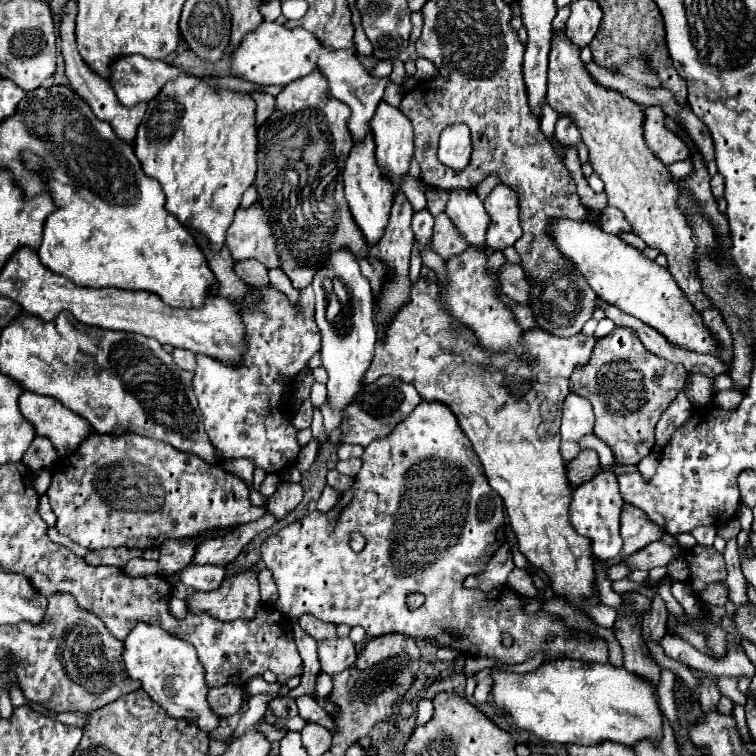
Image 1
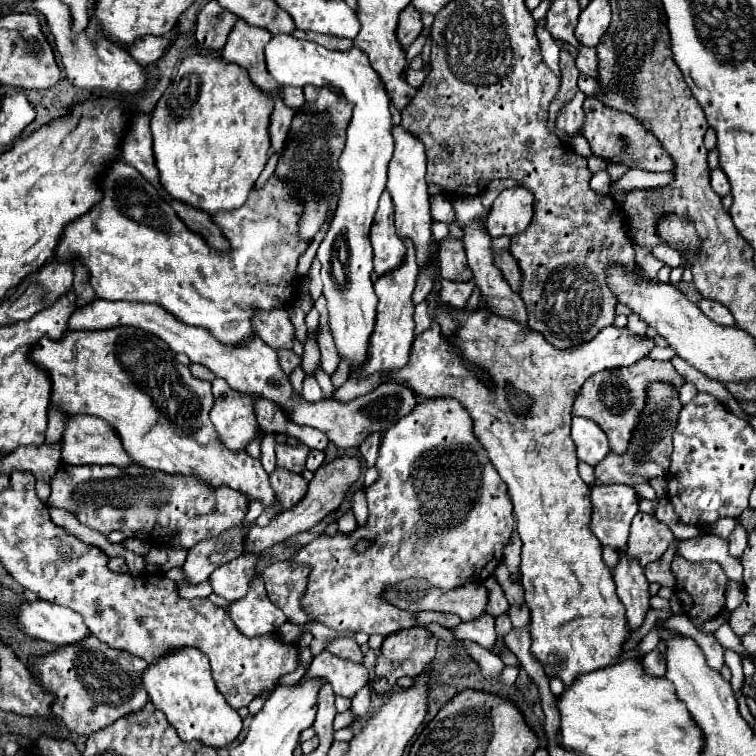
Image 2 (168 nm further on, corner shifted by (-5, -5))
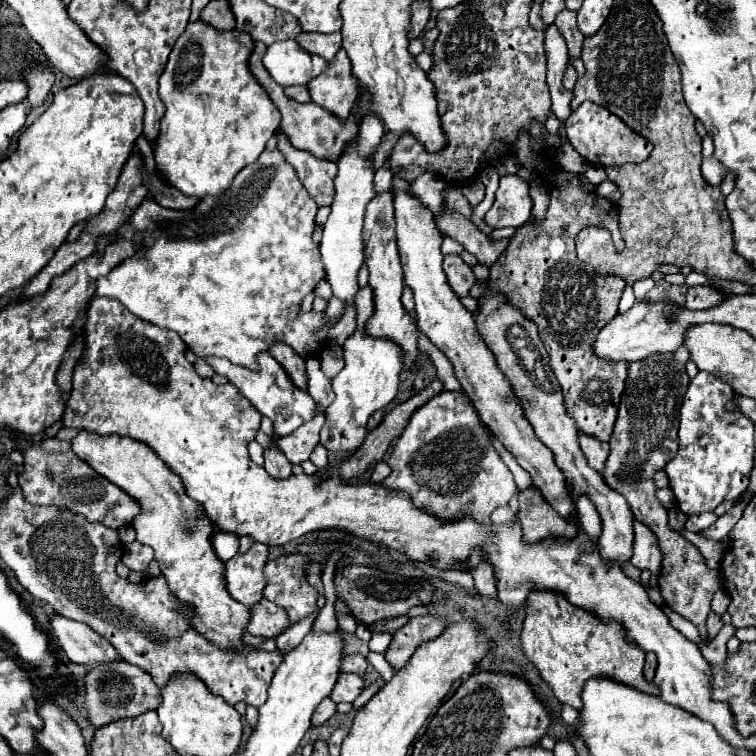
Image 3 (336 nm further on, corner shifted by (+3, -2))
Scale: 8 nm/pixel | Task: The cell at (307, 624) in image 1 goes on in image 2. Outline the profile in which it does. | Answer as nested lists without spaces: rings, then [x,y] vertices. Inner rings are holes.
[[[334,637],[326,643],[326,649],[342,659],[352,659],[356,663],[362,663],[362,651],[352,637]]]

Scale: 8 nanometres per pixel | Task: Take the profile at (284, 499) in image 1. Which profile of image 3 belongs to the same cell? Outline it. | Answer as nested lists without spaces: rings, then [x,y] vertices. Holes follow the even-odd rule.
[[[278,446],[264,448],[264,468],[272,478],[288,478],[288,476],[292,476],[292,464],[282,454],[282,450]]]

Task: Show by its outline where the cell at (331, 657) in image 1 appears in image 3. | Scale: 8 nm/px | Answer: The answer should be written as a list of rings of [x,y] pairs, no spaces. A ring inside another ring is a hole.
[[[342,672],[330,698],[338,704],[338,702],[354,702],[364,690],[364,680],[358,678],[358,674],[346,674]]]

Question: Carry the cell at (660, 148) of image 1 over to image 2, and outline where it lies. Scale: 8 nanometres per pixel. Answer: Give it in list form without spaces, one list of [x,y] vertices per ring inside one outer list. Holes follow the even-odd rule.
[[[588,97],[584,101],[584,113],[586,113],[586,125],[582,127],[582,135],[588,139],[594,155],[600,155],[604,159],[616,159],[644,171],[672,171],[674,169],[674,161],[664,151],[662,143],[636,117],[630,117],[628,113],[618,111],[614,107],[606,107],[596,97]]]

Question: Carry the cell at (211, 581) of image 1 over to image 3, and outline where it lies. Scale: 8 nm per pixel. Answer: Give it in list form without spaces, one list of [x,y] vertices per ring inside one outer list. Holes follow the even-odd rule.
[[[252,544],[246,554],[236,554],[226,562],[224,578],[232,598],[246,606],[254,606],[262,600],[266,586],[264,564],[268,562],[268,548],[264,544]]]

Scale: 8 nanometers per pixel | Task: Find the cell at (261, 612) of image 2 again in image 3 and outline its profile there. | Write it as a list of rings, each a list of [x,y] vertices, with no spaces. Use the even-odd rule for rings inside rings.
[[[262,598],[262,602],[258,602],[258,606],[250,608],[248,632],[252,636],[262,636],[262,638],[270,640],[270,638],[276,638],[278,634],[282,634],[286,628],[290,628],[286,610],[268,602],[266,598]]]

